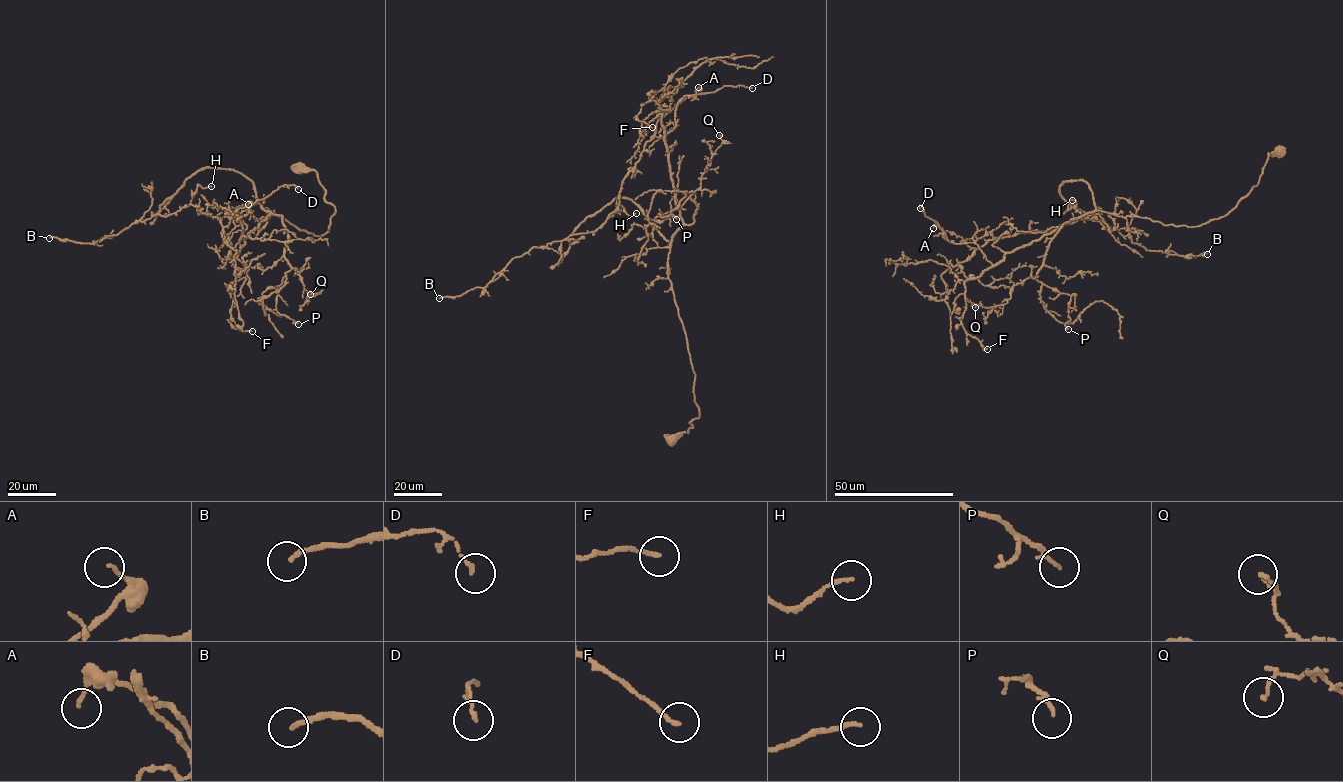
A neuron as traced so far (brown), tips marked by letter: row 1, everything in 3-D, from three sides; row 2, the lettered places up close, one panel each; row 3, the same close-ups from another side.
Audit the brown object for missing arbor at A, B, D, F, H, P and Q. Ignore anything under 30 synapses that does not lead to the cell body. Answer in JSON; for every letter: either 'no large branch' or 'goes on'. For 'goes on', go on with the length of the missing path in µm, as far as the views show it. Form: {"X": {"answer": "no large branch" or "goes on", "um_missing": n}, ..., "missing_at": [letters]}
{"A": {"answer": "no large branch"}, "B": {"answer": "goes on", "um_missing": 190}, "D": {"answer": "no large branch"}, "F": {"answer": "no large branch"}, "H": {"answer": "no large branch"}, "P": {"answer": "no large branch"}, "Q": {"answer": "no large branch"}, "missing_at": ["B"]}

